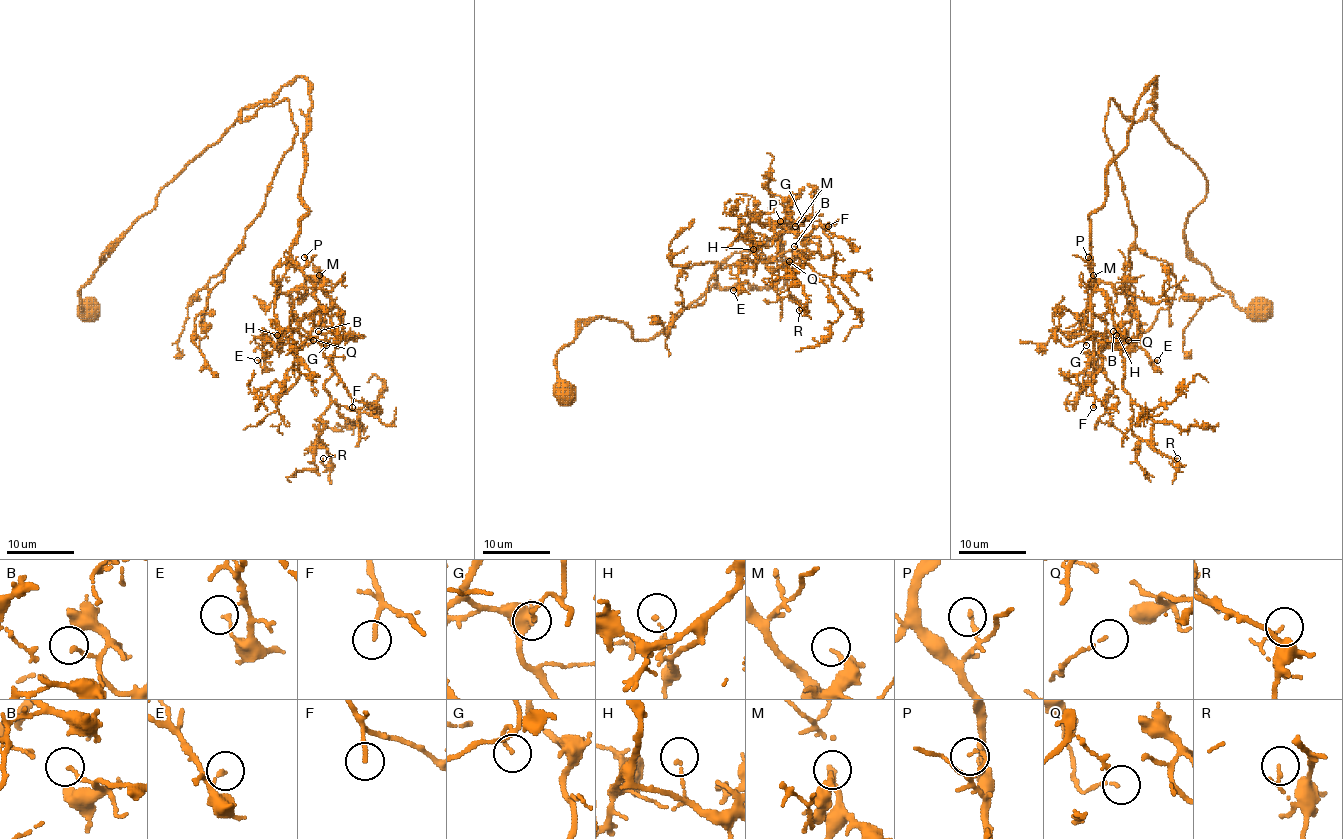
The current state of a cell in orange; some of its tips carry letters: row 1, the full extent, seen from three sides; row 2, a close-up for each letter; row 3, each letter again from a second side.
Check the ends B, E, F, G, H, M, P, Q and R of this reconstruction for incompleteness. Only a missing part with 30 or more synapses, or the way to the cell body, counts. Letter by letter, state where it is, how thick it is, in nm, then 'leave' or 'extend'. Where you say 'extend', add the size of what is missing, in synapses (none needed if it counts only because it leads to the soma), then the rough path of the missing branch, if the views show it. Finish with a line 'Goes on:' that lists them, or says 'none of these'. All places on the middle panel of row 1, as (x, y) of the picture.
B: at (794, 246); 110 nm thick; leave
E: at (733, 290); 130 nm thick; leave
F: at (828, 226); 170 nm thick; extend; about 60 synapses; missing branch runs (828, 226), (833, 233), (843, 234), (855, 211), (853, 199), (856, 194), (877, 195), (880, 200)
G: at (802, 219); 130 nm thick; leave
H: at (753, 249); 100 nm thick; leave
M: at (795, 226); 200 nm thick; leave
P: at (780, 221); 110 nm thick; leave
Q: at (789, 261); 100 nm thick; leave
R: at (799, 310); 90 nm thick; leave
Goes on: F

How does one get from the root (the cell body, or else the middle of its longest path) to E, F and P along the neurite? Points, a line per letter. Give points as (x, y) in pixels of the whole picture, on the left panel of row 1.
E: (89, 311), (81, 287), (159, 192), (243, 109), (303, 77), (308, 213), (291, 262), (318, 307), (257, 360)
F: (89, 311), (81, 287), (159, 192), (303, 77), (308, 213), (291, 262), (318, 301), (309, 338), (352, 407)
P: (89, 311), (81, 287), (159, 192), (297, 77), (308, 213), (291, 257), (304, 257)

